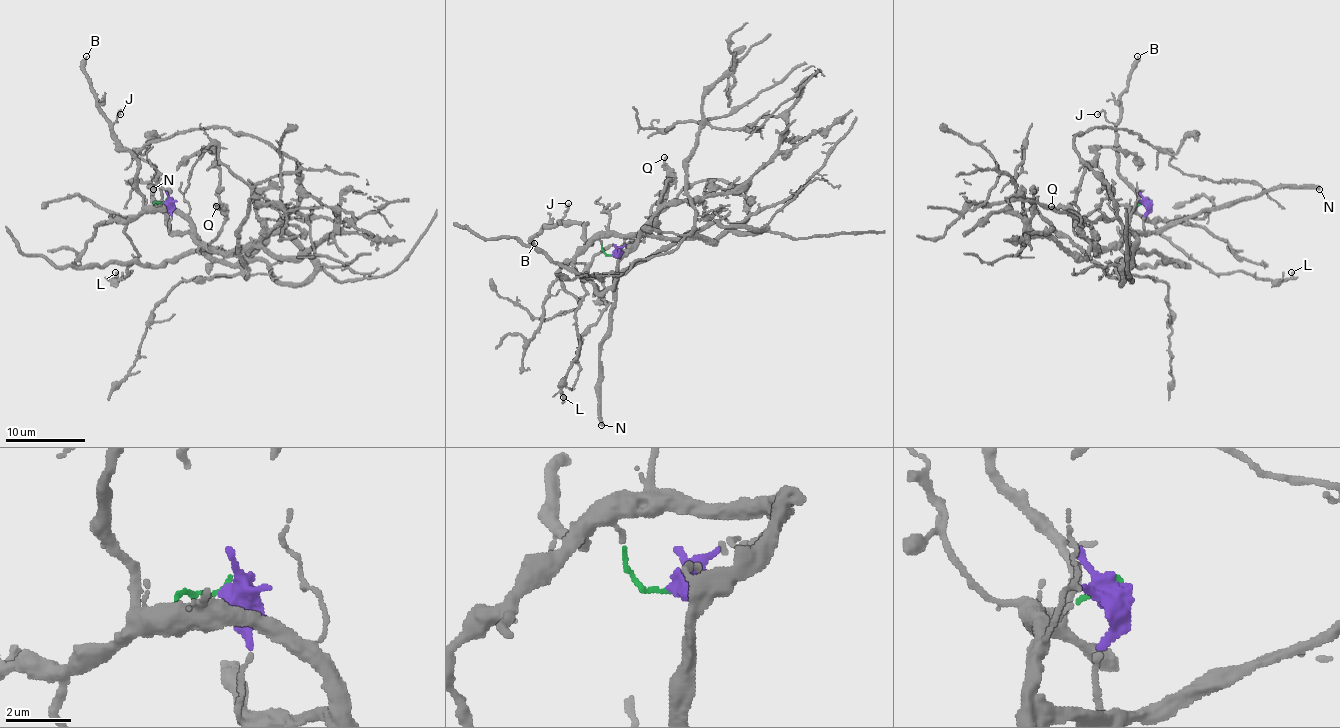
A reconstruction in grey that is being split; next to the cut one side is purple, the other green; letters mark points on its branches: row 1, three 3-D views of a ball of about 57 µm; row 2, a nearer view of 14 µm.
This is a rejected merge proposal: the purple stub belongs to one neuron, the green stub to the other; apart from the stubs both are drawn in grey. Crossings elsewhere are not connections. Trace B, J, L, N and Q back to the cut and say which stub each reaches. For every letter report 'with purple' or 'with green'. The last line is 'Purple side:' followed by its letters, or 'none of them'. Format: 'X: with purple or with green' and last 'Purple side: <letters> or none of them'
B: with green
J: with green
L: with green
N: with purple
Q: with purple
Purple side: N, Q

